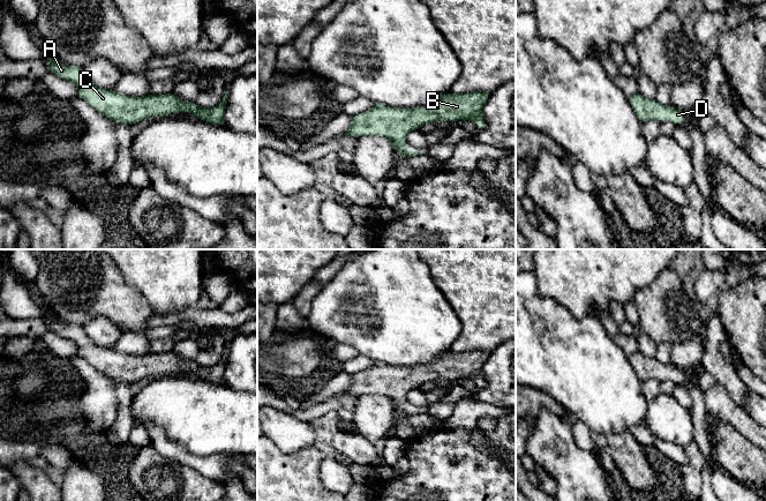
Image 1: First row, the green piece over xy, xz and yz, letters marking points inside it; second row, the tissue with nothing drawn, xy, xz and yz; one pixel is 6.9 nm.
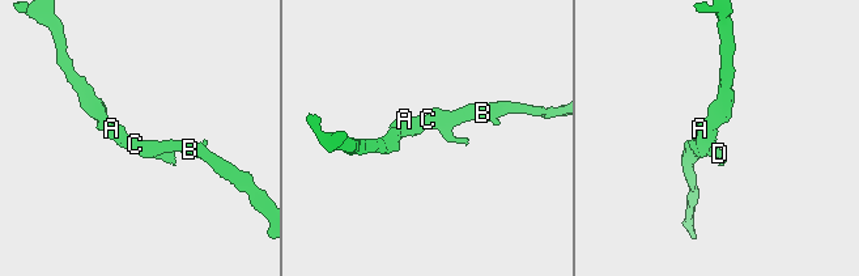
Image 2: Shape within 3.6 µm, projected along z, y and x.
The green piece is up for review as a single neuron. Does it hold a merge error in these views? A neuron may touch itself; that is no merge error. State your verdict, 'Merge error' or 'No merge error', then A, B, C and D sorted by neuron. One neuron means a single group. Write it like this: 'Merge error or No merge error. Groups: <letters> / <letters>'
No merge error. Groups: A B C D

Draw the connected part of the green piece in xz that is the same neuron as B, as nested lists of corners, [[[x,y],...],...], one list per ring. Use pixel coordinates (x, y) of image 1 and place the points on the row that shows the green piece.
[[[473,91],[470,94],[445,94],[430,105],[415,109],[390,107],[381,103],[360,114],[352,115],[352,125],[344,134],[352,137],[378,135],[388,139],[393,151],[400,156],[427,155],[421,151],[406,151],[405,141],[410,132],[420,129],[429,122],[448,120],[471,120],[481,130],[486,127],[480,115],[491,92]]]

